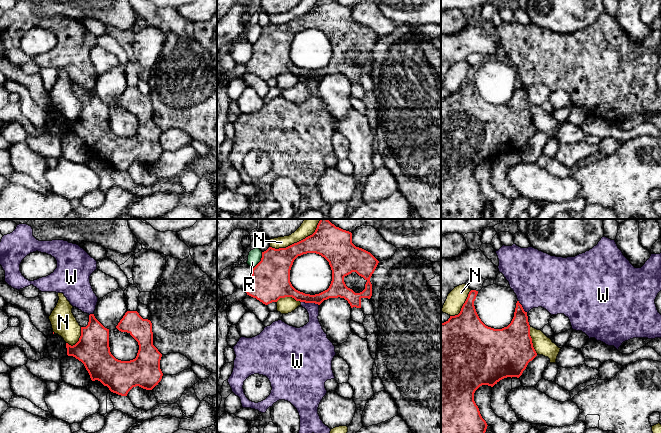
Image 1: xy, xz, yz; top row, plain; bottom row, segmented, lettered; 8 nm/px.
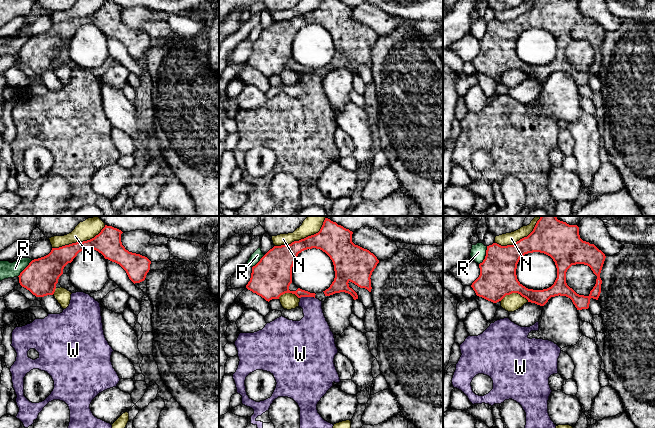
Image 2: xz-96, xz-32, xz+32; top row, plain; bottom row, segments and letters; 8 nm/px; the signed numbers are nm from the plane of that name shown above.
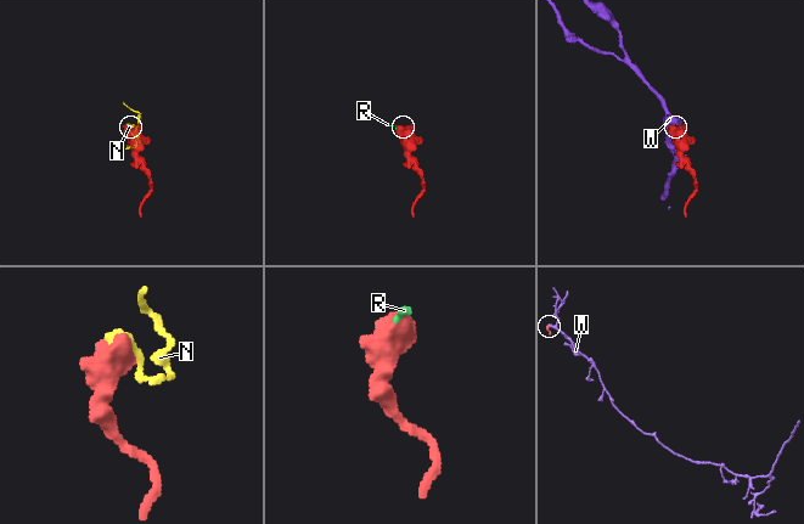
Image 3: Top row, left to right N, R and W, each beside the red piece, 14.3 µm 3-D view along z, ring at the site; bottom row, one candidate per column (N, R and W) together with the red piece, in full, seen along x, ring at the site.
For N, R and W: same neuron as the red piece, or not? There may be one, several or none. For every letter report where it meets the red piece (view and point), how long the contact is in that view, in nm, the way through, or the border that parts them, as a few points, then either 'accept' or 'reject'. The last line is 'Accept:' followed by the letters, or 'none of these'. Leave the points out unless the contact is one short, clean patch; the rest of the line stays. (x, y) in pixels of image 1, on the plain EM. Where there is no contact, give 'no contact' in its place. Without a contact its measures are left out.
N: meets red in xz at (295, 19); contact 440 nm long; reject
R: meets red in xz at (260, 37); contact 170 nm long; border along xz (262, 28), (260, 37), (252, 45); reject
W: meets red in xz at (310, 78); contact 150 nm long; reject
Accept: none of these

